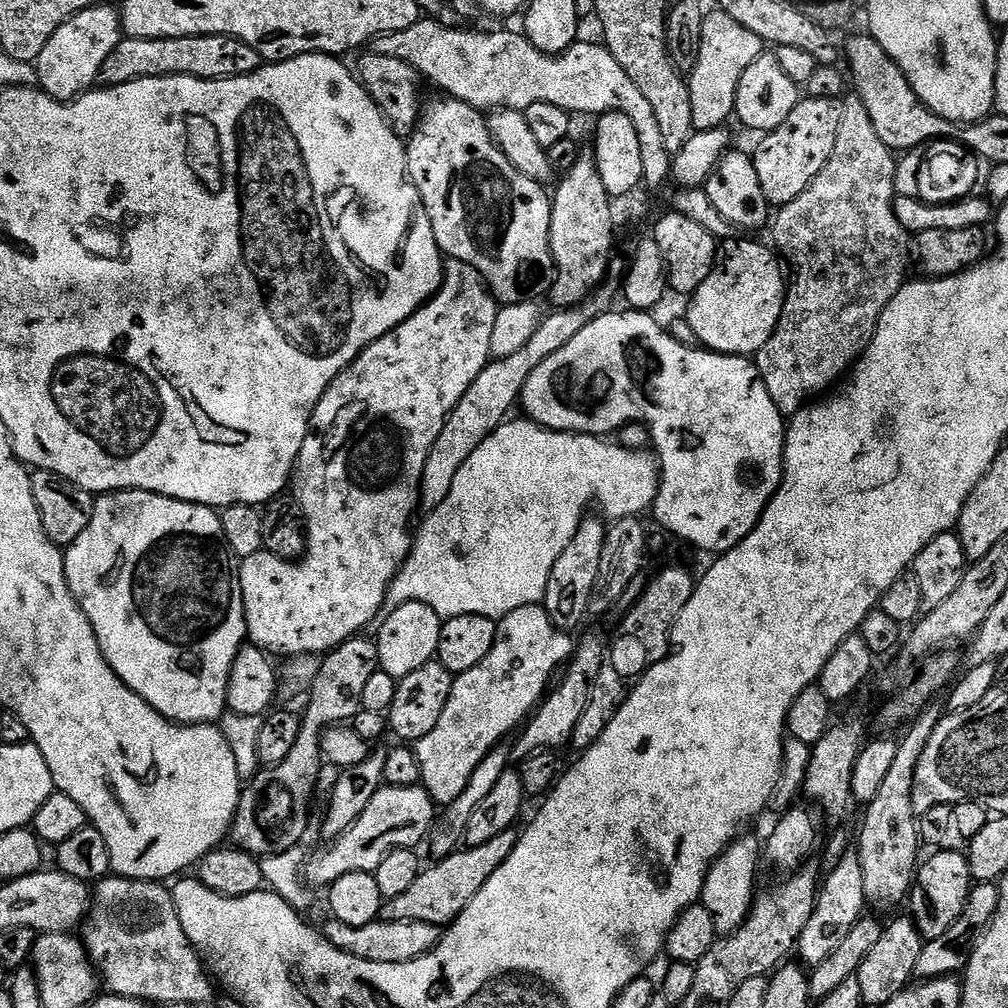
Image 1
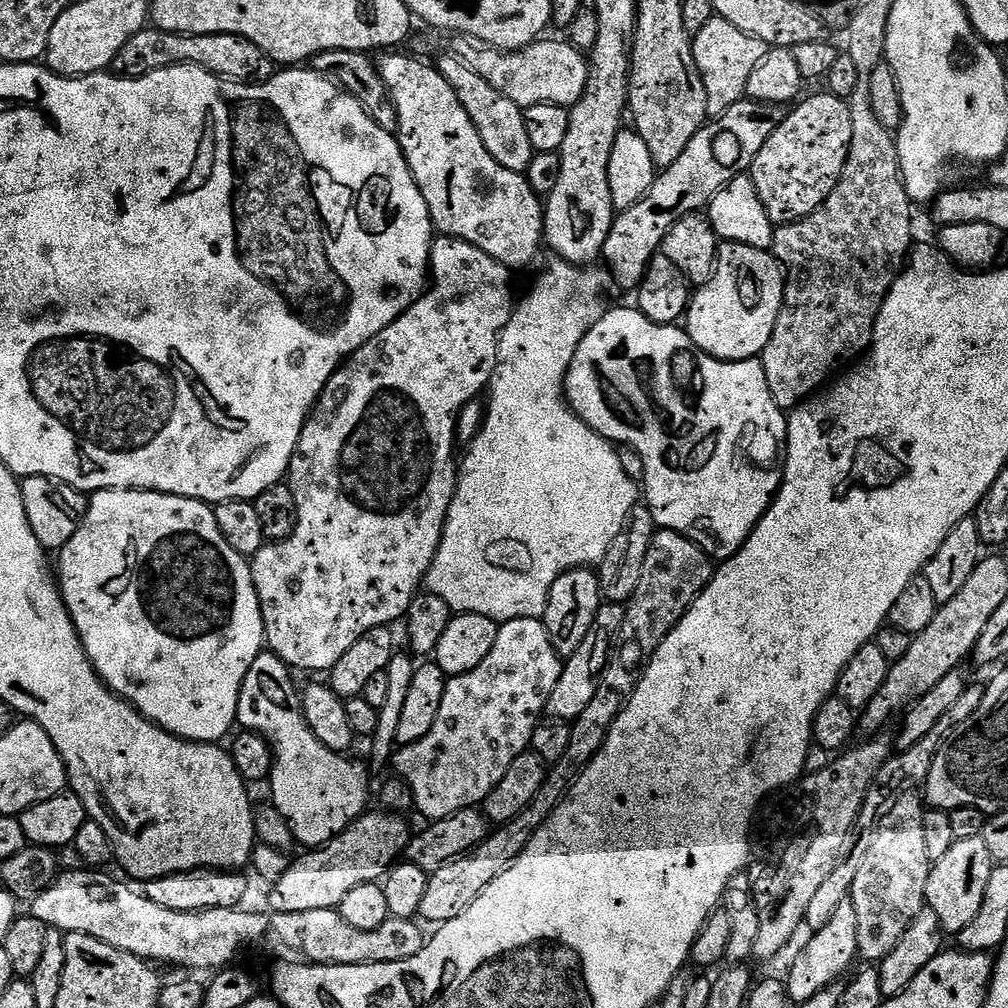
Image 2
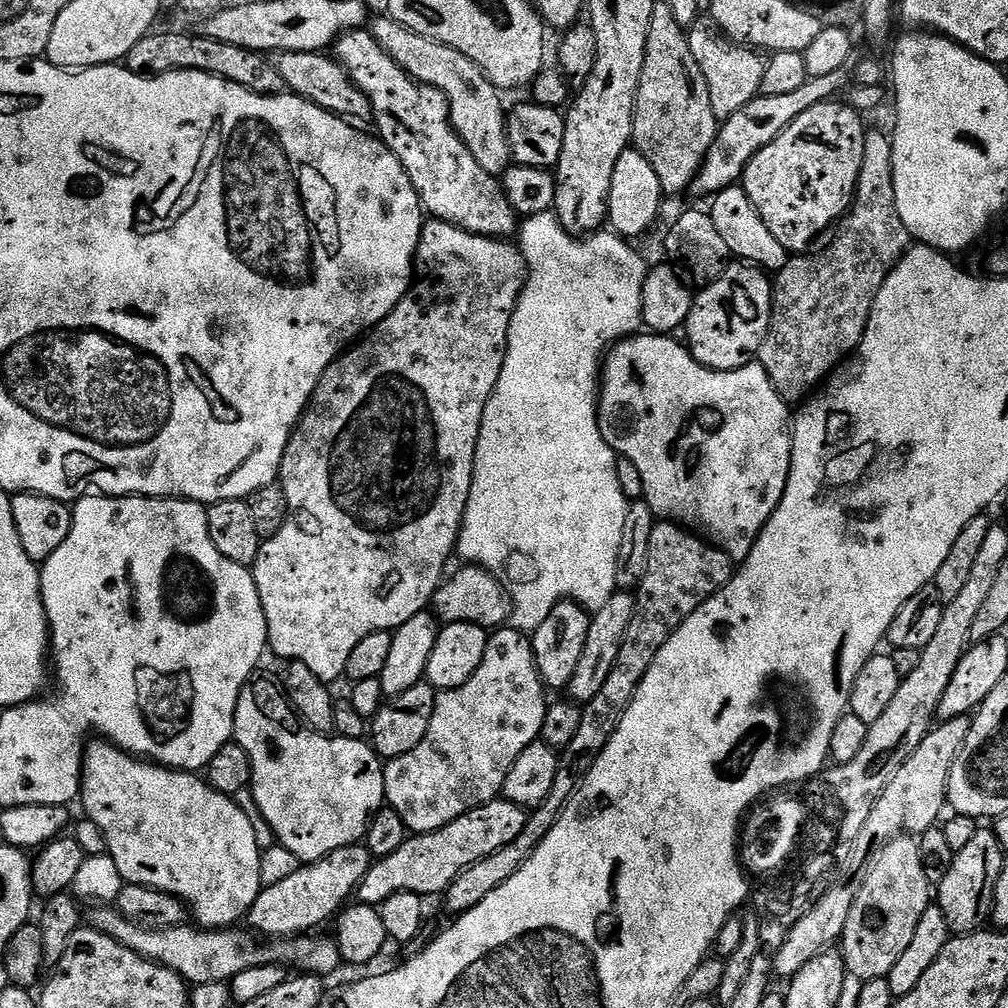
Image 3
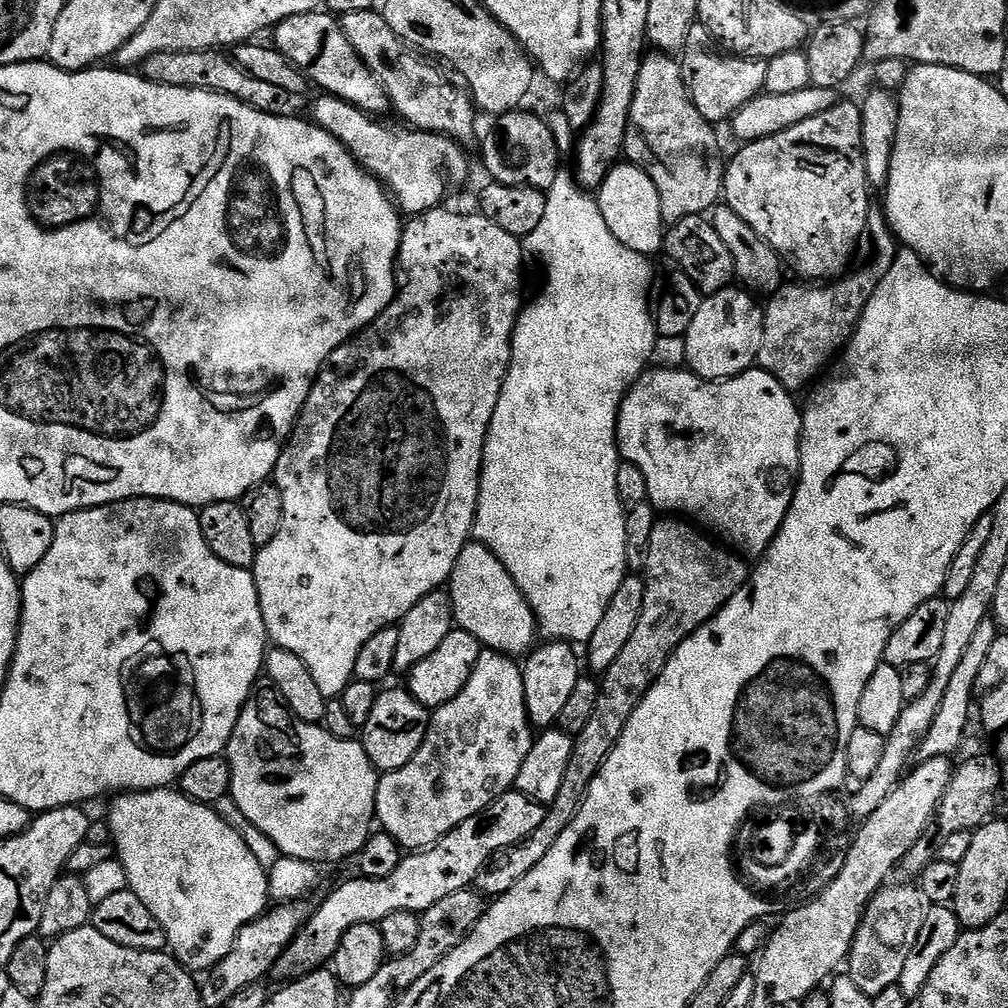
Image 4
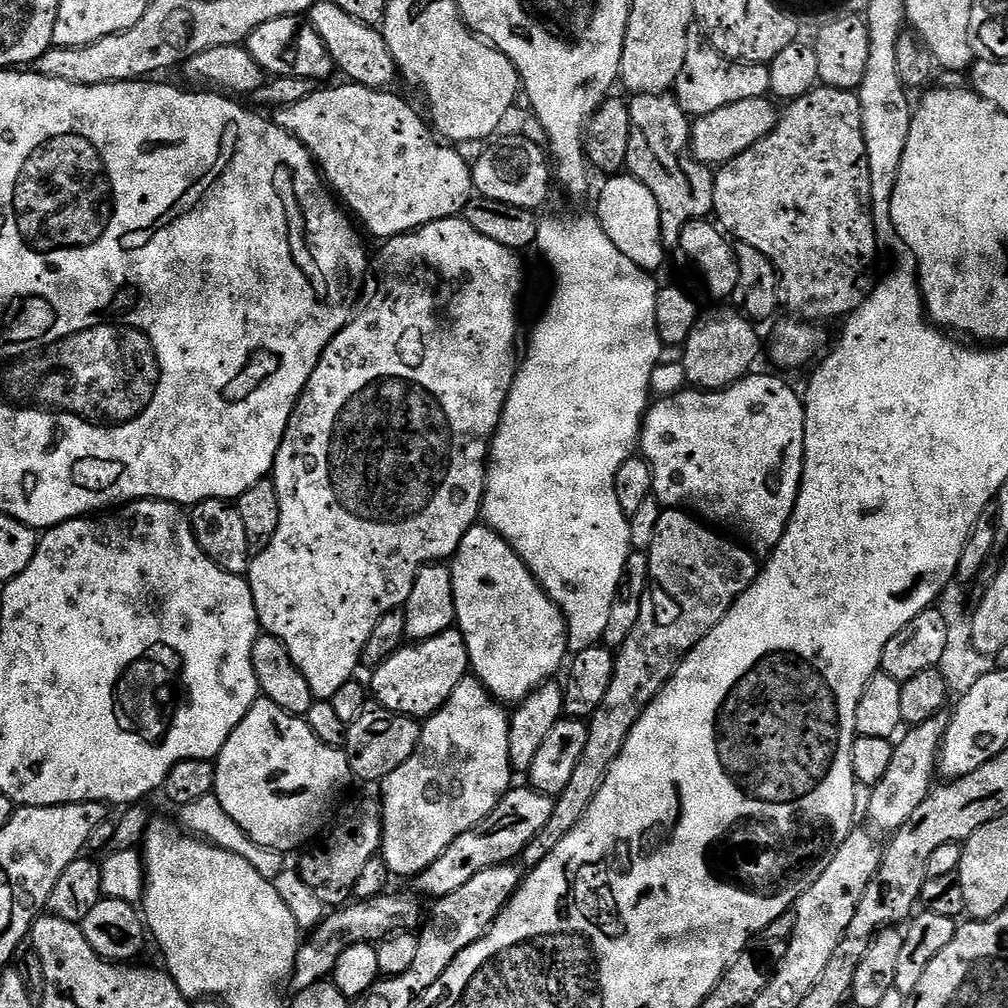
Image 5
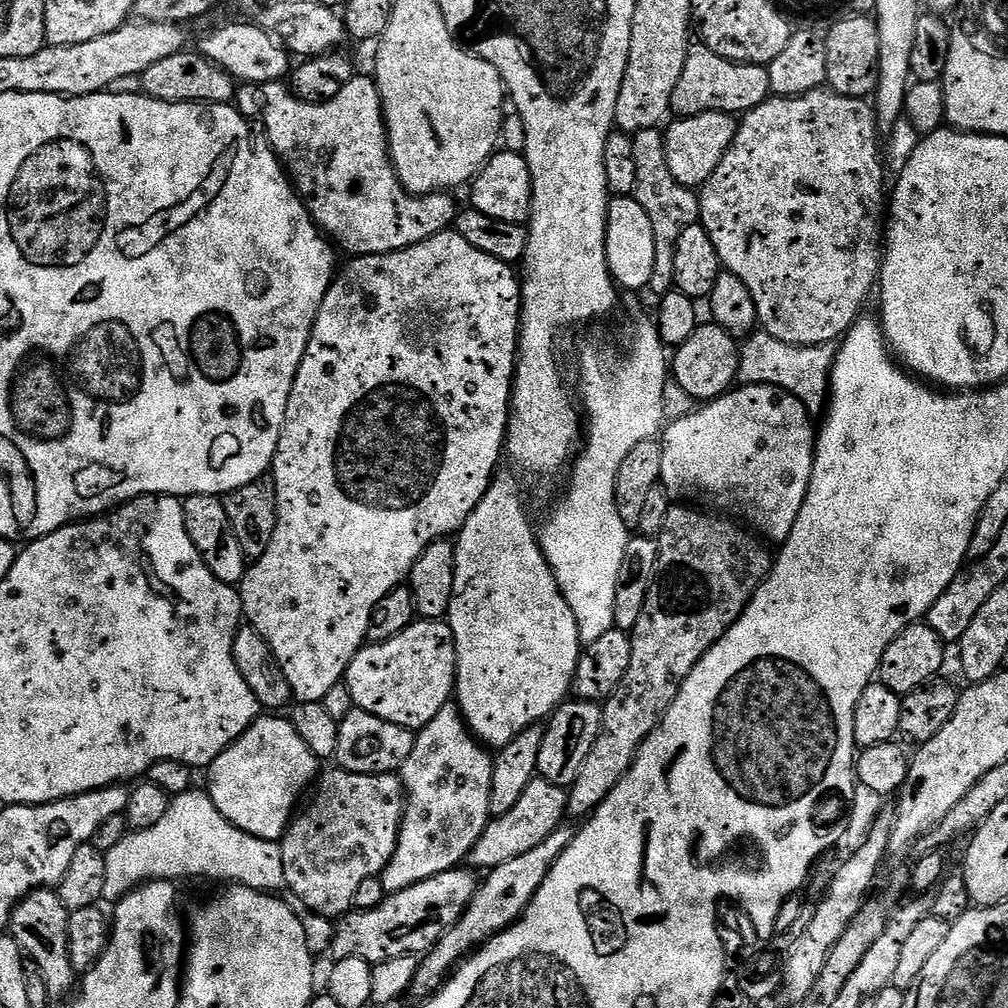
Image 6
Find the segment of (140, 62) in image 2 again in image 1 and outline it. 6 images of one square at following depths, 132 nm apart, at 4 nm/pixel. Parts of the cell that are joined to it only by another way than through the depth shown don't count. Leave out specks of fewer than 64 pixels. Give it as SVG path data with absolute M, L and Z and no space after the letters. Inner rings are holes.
M128 36L110 54L100 72L105 85L129 84L155 76L197 76L203 80L229 80L262 67L260 51L236 36L183 36L182 38L138 38Z

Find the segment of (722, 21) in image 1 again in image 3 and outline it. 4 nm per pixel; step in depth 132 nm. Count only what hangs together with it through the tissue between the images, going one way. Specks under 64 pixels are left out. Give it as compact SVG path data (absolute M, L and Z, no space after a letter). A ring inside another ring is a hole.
M697 22L687 29L690 54L699 79L708 87L708 97L714 114L717 118L727 118L757 97L765 61L759 51L743 44L733 44L715 27L705 24Z

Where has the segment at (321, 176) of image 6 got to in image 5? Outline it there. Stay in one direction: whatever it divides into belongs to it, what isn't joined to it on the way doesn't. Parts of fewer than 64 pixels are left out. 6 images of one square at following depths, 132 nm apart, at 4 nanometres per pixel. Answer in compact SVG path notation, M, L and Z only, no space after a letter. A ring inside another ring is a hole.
M344 82L341 88L324 88L311 92L307 100L302 102L294 102L294 106L286 106L279 109L275 113L274 119L277 126L282 130L286 130L294 138L298 138L298 142L302 142L302 146L306 146L306 150L311 154L312 159L316 161L321 176L324 177L329 189L338 197L339 203L359 223L364 223L363 231L369 237L377 236L380 242L392 239L393 236L401 236L407 232L412 232L416 228L426 226L430 222L438 222L442 218L450 218L451 216L460 216L463 213L464 207L468 205L468 201L474 195L472 186L472 164L469 161L464 161L464 156L451 143L445 142L434 131L433 125L427 119L424 120L406 104L402 97L395 96L392 90L381 90L379 88L367 88L361 84L353 84L351 82Z

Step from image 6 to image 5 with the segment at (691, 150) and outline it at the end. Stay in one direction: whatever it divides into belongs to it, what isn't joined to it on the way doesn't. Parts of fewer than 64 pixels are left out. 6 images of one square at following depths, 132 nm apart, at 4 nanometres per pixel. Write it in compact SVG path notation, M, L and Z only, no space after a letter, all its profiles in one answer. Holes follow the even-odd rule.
M750 98L746 102L734 102L734 106L722 106L714 114L695 117L692 124L692 152L709 166L729 164L738 154L750 150L766 134L776 128L780 114L777 105L769 98Z

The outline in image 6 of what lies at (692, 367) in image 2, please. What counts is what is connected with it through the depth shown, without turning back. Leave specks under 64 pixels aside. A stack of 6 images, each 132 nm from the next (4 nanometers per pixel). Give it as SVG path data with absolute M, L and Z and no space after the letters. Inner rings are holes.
M770 384L733 387L717 400L701 403L695 411L671 421L663 429L660 483L673 497L704 496L708 504L729 504L733 517L741 516L736 518L745 525L753 524L748 526L765 541L773 540L776 546L782 546L790 538L794 522L798 522L810 486L817 438L811 419L803 402L779 387Z

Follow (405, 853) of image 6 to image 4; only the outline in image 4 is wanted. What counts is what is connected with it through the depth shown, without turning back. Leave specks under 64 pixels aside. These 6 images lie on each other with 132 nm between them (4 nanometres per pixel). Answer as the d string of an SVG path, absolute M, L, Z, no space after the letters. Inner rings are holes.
M491 650L481 651L478 662L474 666L474 674L470 674L470 682L466 682L466 686L462 686L458 698L446 702L443 706L432 712L432 722L428 726L428 733L418 750L418 754L414 754L414 758L410 758L410 762L406 762L406 766L402 766L402 770L385 772L381 775L378 782L378 794L376 795L376 820L379 827L383 831L389 832L400 843L401 849L423 850L432 847L443 836L450 834L450 830L454 830L459 824L466 822L466 818L474 818L474 814L486 810L486 806L494 803L503 792L513 791L516 779L518 778L518 770L522 770L522 762L526 762L526 754L530 754L533 739L534 729L528 720L524 674L521 665L513 657L505 656L502 652Z

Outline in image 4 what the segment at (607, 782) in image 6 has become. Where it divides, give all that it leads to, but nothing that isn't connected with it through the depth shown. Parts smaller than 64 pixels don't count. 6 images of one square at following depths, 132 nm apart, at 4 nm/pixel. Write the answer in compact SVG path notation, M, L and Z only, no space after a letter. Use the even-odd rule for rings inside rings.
M680 518L657 519L650 534L650 553L644 569L642 614L639 615L630 641L626 642L621 654L618 654L601 677L597 705L594 706L593 715L586 722L585 729L575 737L570 765L566 768L558 798L547 807L542 823L538 830L534 830L534 834L530 834L513 848L499 852L492 857L488 867L477 874L474 888L481 896L495 898L514 890L514 886L518 886L518 882L522 882L522 878L526 878L526 874L530 874L530 870L534 870L534 866L538 866L538 862L546 858L550 846L554 846L562 830L570 826L588 790L589 782L596 777L605 758L621 737L630 714L640 705L649 686L660 676L673 650L689 634L704 625L722 605L730 602L741 584L748 580L749 565L742 562L739 555L728 550L719 552L703 531L700 533L695 530L700 531Z

